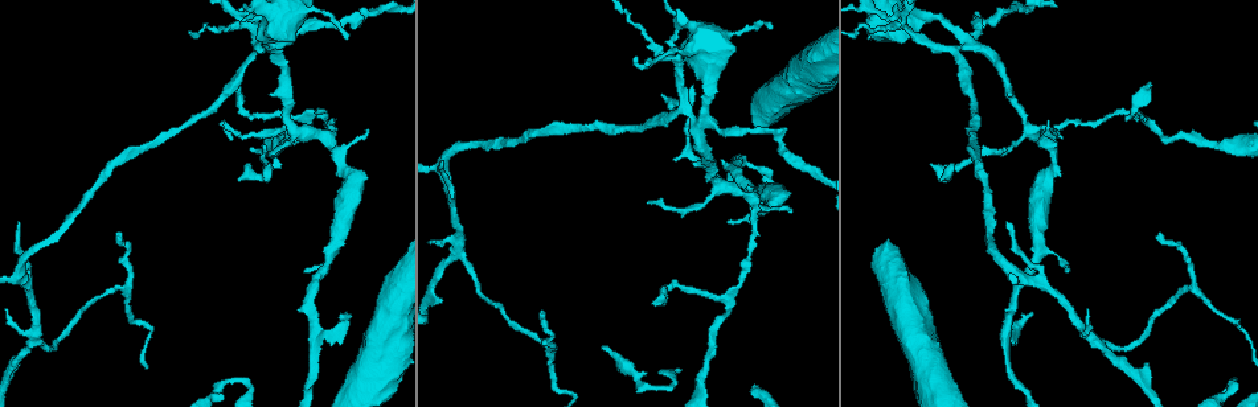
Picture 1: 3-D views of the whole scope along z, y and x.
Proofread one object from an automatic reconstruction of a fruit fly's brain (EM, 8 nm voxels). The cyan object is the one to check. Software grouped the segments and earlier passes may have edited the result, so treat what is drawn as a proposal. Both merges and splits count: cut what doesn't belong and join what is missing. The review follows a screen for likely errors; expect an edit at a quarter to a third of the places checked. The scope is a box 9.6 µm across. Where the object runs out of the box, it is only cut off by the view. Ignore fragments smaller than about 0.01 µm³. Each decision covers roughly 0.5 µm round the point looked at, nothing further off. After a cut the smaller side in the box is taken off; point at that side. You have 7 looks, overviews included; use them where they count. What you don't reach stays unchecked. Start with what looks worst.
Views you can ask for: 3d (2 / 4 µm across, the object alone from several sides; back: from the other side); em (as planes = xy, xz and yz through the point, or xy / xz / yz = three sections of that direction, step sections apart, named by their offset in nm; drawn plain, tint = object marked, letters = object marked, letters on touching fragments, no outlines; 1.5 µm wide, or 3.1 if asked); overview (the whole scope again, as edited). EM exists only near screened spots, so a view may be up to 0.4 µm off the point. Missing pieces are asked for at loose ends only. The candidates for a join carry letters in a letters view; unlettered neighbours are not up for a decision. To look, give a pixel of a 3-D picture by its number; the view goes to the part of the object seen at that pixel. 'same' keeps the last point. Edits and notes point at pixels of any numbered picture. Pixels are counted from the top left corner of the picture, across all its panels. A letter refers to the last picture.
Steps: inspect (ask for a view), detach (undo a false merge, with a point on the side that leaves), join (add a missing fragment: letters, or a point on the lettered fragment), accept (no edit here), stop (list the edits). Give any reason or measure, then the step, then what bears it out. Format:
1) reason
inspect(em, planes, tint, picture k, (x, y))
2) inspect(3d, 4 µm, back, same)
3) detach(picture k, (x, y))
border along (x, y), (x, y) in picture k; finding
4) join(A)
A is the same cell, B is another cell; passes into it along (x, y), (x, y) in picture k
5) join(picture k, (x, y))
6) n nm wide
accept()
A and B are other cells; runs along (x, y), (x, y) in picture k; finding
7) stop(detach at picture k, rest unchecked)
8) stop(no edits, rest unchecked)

sharp bend
inspect(em, planes, tint, picture 1, (260, 22))

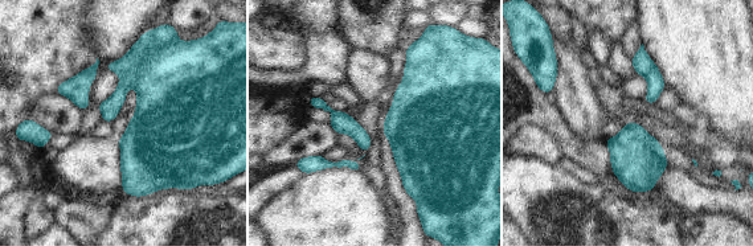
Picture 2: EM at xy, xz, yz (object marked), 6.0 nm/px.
see the neighbours
inspect(em, planes, letters, same)

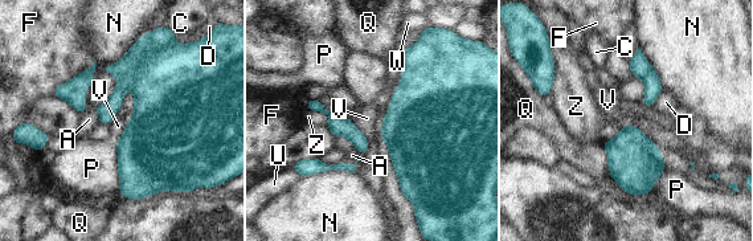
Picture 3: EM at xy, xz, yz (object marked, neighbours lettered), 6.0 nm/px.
detach(picture 3, (110, 107))
A, C, D, F, N, P, Q, U, V, W and Z are other cells; the part that leaves runs along (310, 103), (327, 111), (363, 148) in picture 3; a second neuron is stuck on

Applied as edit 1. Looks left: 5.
inspect(em, planes, letters, picture 1, (1148, 86))

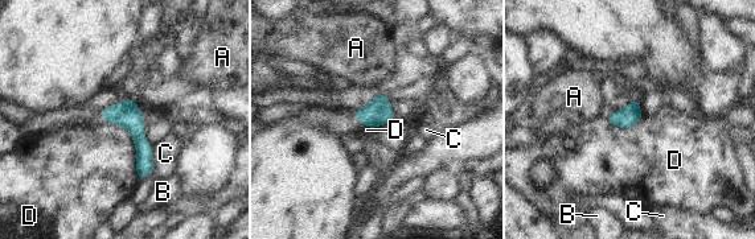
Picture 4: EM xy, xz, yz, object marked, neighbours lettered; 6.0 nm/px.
120 nm wide
accept()
A, B, C and D are other cells; runs along (124, 103), (143, 147), (142, 174) in picture 4; no lettered fragment goes on from it

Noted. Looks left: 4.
inspect(3d, 2 µm, picture 1, (753, 196))

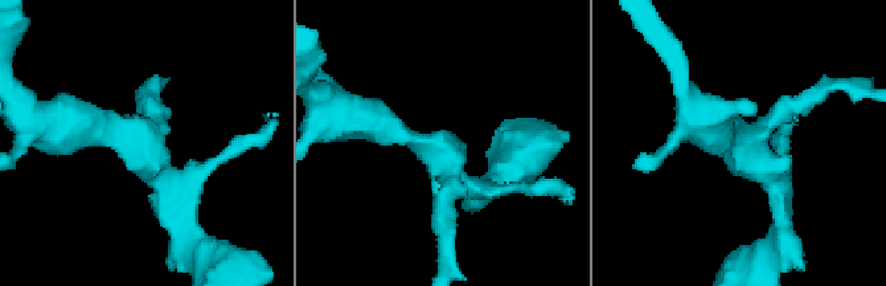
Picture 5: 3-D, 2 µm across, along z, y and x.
inspect(em, planes, tint, picture 5, (750, 151))

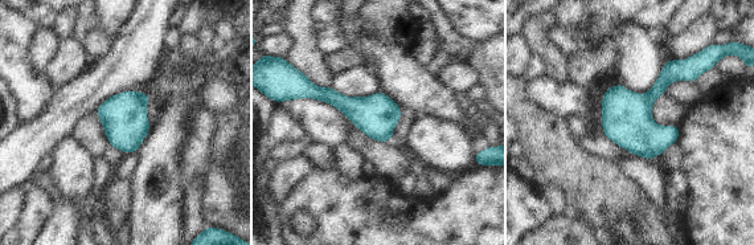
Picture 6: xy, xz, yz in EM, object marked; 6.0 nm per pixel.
what lies round it
inspect(em, planes, letters, same)

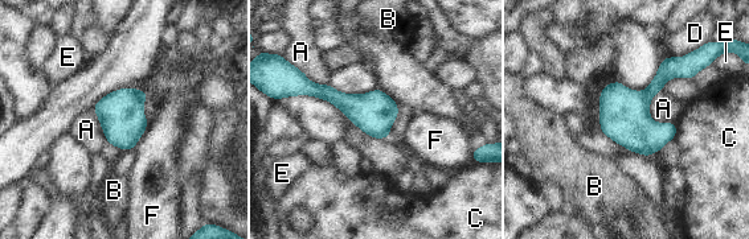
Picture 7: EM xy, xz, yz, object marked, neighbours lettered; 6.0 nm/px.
A touches over 240 nm
detach(picture 7, (140, 95))
A, B, C, D, E and F are other cells; border along (134, 90), (135, 97), (143, 102) in picture 7; two neurons meet here

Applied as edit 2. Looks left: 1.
stop(detach at picture 3, detach at picture 7, rest unchecked)

